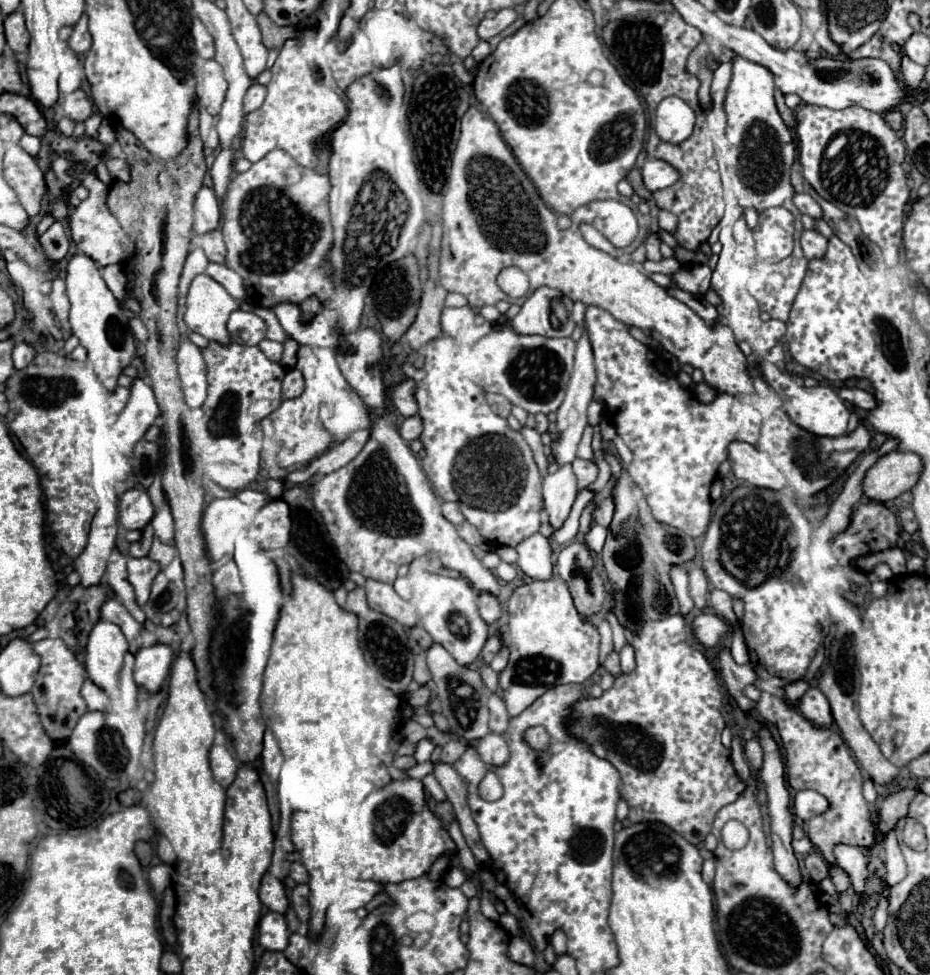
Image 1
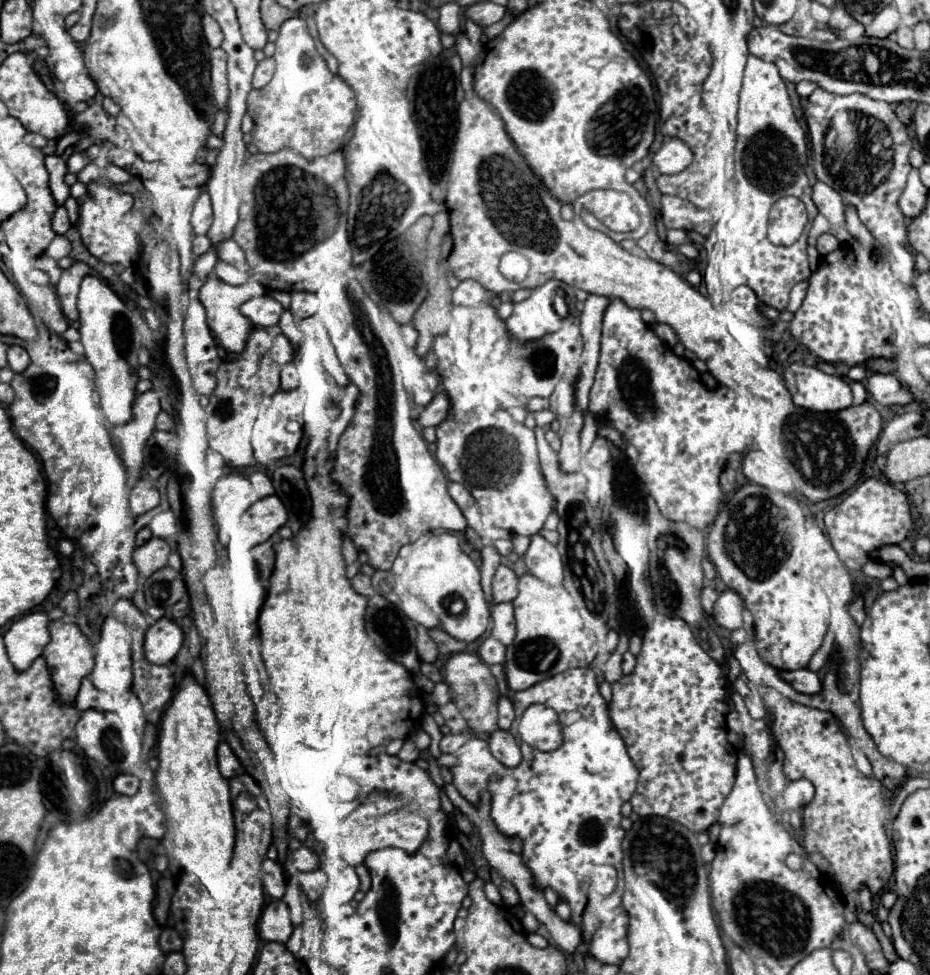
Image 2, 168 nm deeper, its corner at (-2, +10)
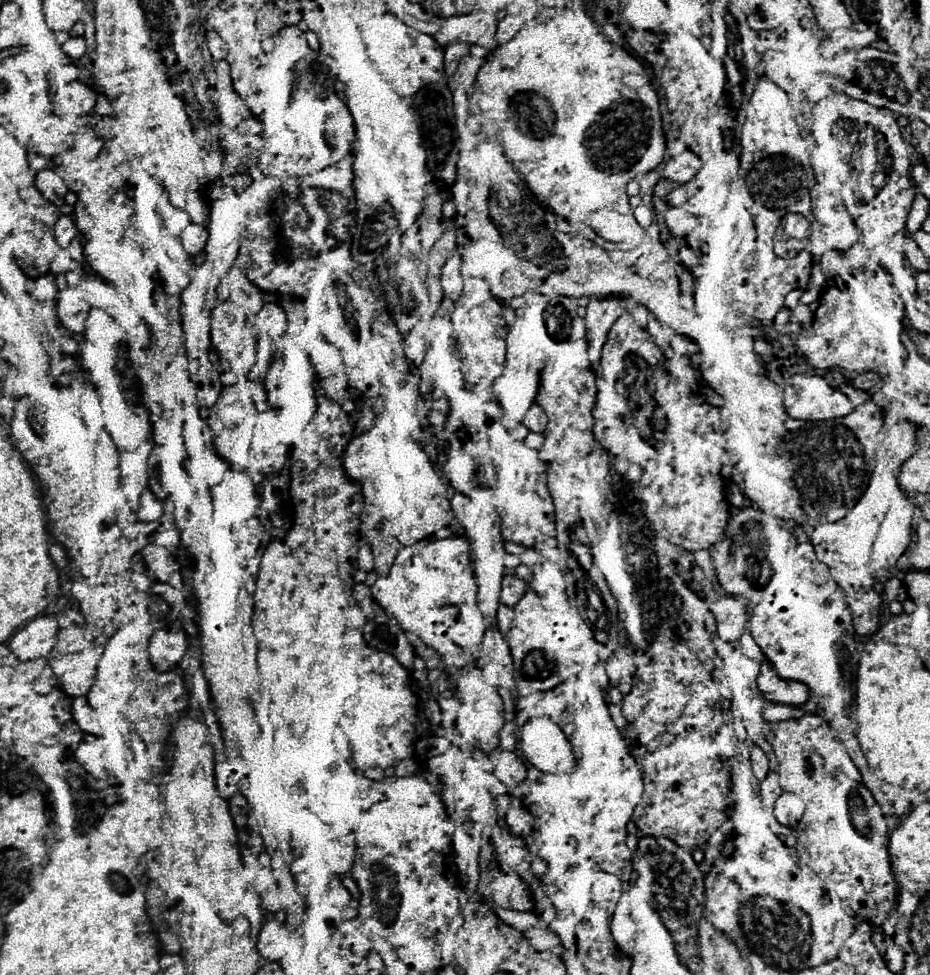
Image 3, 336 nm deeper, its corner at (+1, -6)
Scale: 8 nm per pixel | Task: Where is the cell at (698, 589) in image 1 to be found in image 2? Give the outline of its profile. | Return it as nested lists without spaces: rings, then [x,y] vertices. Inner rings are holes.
[[[705,586],[705,588],[703,588],[703,592],[701,592],[701,604],[703,604],[703,610],[705,610],[707,614],[713,612],[713,604],[715,604],[717,596],[719,596],[719,594],[717,594],[711,586]]]

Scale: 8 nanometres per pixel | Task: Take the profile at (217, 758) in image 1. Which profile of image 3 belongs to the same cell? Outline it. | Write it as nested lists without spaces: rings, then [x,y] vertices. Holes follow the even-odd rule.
[[[224,760],[224,762],[218,762],[216,768],[214,768],[214,784],[216,784],[216,790],[218,794],[228,800],[232,794],[236,794],[240,790],[236,778],[234,778],[234,772],[230,768],[230,764]]]

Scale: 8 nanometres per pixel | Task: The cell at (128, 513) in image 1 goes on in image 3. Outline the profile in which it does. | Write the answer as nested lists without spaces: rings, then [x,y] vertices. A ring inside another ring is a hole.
[[[144,490],[134,514],[136,514],[138,522],[154,522],[154,520],[158,520],[160,514],[162,514],[160,500],[150,490]]]

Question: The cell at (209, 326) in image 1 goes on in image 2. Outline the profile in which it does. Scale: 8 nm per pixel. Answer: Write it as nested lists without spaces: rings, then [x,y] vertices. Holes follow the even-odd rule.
[[[209,276],[209,280],[201,286],[201,292],[199,292],[199,300],[201,304],[205,306],[207,310],[207,322],[209,322],[209,328],[213,330],[213,334],[217,336],[219,344],[225,348],[225,352],[231,352],[231,354],[239,354],[243,352],[245,344],[247,344],[247,338],[249,338],[249,332],[251,332],[251,322],[241,314],[241,304],[247,302],[249,298],[253,296],[251,288],[247,284],[241,284],[241,286],[231,286],[231,284],[225,284],[223,280],[217,280],[217,276]]]

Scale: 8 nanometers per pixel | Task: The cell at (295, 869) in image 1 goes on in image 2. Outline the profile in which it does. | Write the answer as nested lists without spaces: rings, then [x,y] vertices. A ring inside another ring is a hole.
[[[301,846],[293,852],[293,864],[299,872],[309,872],[309,870],[317,870],[321,864],[321,858],[315,850],[311,850],[309,846]]]

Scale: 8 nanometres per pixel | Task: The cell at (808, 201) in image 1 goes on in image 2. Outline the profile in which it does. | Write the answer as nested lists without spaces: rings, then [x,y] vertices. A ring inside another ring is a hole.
[[[817,182],[813,186],[813,200],[831,226],[845,226],[845,204],[837,190],[827,186],[825,182]]]

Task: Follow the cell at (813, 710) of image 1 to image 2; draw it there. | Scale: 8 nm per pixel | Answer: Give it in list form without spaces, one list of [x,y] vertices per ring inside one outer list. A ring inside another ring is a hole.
[[[803,668],[803,670],[779,670],[779,676],[787,684],[791,684],[797,692],[803,692],[803,694],[817,694],[821,690],[819,676],[815,672],[811,672],[809,668]]]

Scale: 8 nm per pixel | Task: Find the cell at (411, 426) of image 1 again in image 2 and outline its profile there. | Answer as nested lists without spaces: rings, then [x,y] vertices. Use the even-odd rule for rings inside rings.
[[[439,392],[433,402],[421,412],[419,416],[419,424],[425,428],[425,426],[439,426],[447,414],[449,414],[449,408],[451,408],[451,400],[447,398],[445,392]]]

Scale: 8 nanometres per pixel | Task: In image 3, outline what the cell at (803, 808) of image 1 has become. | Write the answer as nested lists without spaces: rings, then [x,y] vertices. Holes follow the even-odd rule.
[[[788,792],[778,796],[776,806],[774,806],[774,812],[776,812],[776,818],[780,820],[780,824],[790,826],[790,828],[794,828],[798,824],[798,820],[804,816],[804,810],[806,810],[806,806],[802,804],[802,798],[796,794],[788,794]]]

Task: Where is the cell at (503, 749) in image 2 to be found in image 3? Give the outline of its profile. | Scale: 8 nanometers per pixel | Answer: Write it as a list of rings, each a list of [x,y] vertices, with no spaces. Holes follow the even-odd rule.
[[[500,750],[498,756],[496,756],[494,776],[506,786],[506,790],[512,790],[520,782],[524,782],[526,768],[524,768],[524,764],[518,760],[518,756],[514,752]]]

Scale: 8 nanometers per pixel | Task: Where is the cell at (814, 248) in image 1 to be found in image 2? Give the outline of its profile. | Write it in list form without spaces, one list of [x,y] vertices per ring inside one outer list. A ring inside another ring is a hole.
[[[823,234],[823,236],[817,240],[817,250],[819,250],[821,256],[837,250],[839,246],[841,246],[841,244],[839,244],[839,240],[837,240],[833,234]]]

